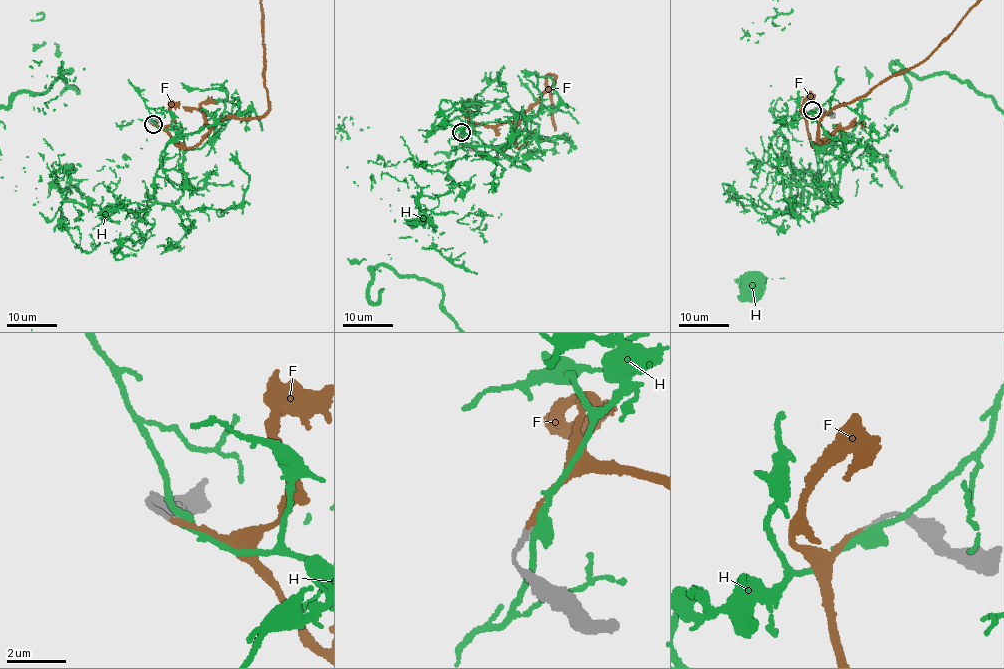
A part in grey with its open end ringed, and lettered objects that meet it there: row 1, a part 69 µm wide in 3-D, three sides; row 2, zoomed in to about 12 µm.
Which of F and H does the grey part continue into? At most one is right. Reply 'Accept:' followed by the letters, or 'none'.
Accept: F

